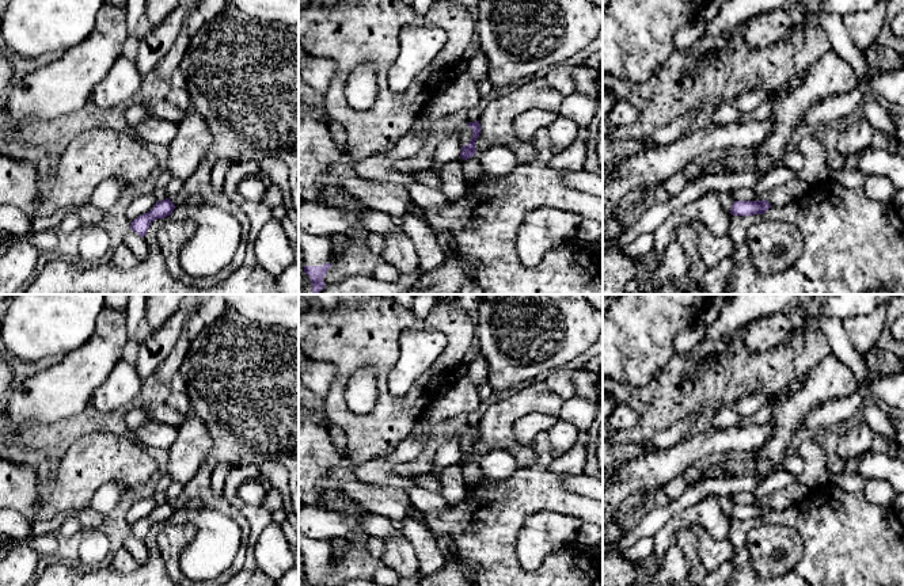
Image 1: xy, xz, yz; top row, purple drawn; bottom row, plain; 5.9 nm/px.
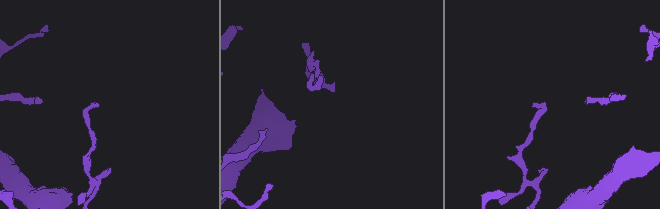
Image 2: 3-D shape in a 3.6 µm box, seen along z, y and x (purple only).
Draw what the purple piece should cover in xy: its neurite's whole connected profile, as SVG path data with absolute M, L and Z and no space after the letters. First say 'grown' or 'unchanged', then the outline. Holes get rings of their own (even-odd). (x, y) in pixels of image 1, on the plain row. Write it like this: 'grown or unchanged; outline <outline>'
unchanged; outline M168 502L157 505L148 517L138 520L130 526L130 533L144 541L152 525L166 522L174 513L175 509Z

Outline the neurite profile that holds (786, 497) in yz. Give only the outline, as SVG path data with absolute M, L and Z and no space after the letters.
M794 482L766 496L764 499L756 499L753 505L766 503L771 509L783 510L794 503L798 503L808 494L808 491L809 488L806 486Z

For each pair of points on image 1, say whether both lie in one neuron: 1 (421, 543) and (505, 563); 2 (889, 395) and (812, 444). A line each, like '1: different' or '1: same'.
1: different
2: different

